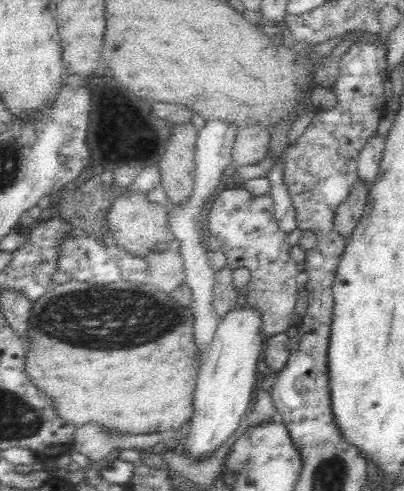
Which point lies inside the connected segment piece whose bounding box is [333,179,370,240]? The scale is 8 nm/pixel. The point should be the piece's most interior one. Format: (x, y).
(350, 210)

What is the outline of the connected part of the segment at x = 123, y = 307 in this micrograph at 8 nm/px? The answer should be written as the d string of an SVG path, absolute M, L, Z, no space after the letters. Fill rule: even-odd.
M119 279L113 284L94 285L73 280L60 284L50 289L44 296L40 296L36 302L32 303L32 314L30 314L29 322L29 341L24 342L26 375L28 379L36 385L38 391L43 392L54 401L54 408L57 410L58 416L76 427L88 422L95 422L108 430L115 430L116 432L129 432L130 434L152 434L161 433L165 430L174 430L179 435L184 432L191 416L194 412L193 396L197 384L197 374L199 371L201 348L194 344L193 335L194 313L192 313L192 306L180 307L180 304L172 300L172 296L157 290L150 284L141 283L133 284ZM120 322L130 322L130 327L122 327L114 330L114 326L118 326ZM165 332L172 332L172 336L162 336ZM126 346L124 352L108 352L106 348L120 348Z

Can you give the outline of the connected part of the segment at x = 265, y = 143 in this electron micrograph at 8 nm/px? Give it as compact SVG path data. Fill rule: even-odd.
M262 123L240 126L233 144L231 158L237 167L259 163L269 154L270 133Z

